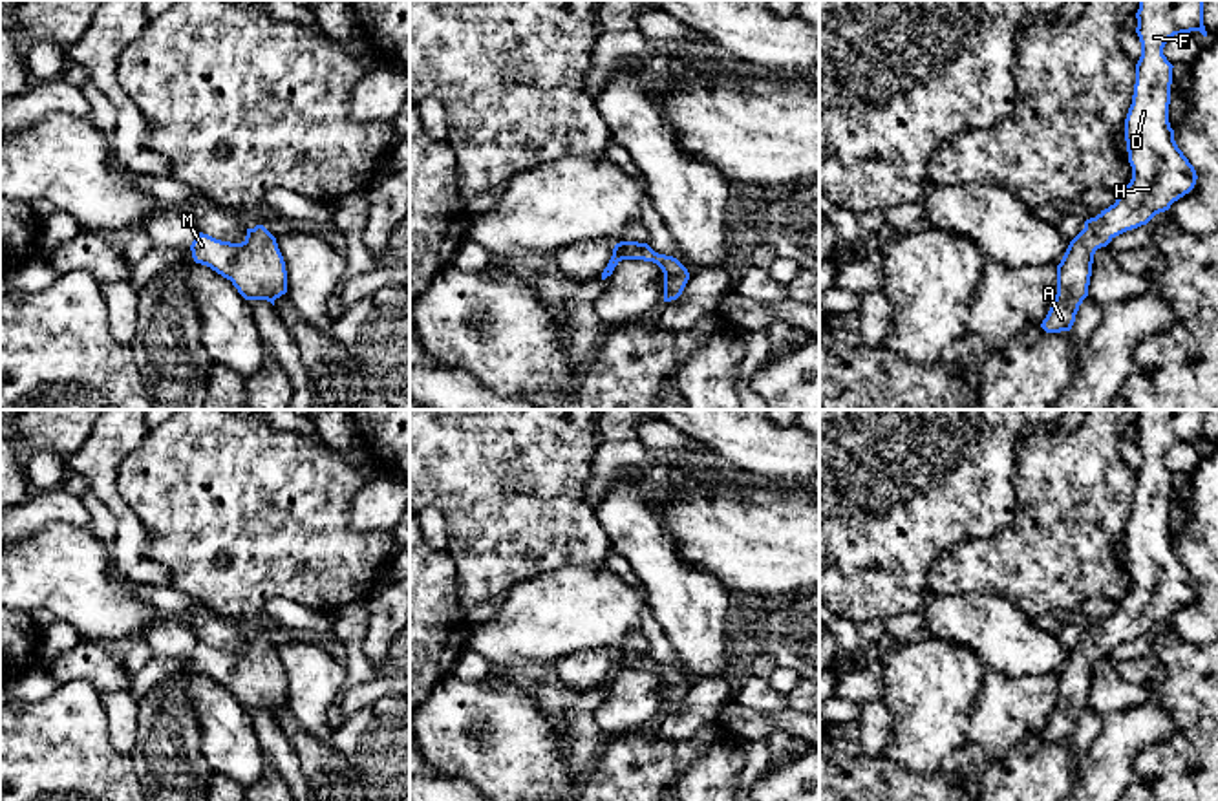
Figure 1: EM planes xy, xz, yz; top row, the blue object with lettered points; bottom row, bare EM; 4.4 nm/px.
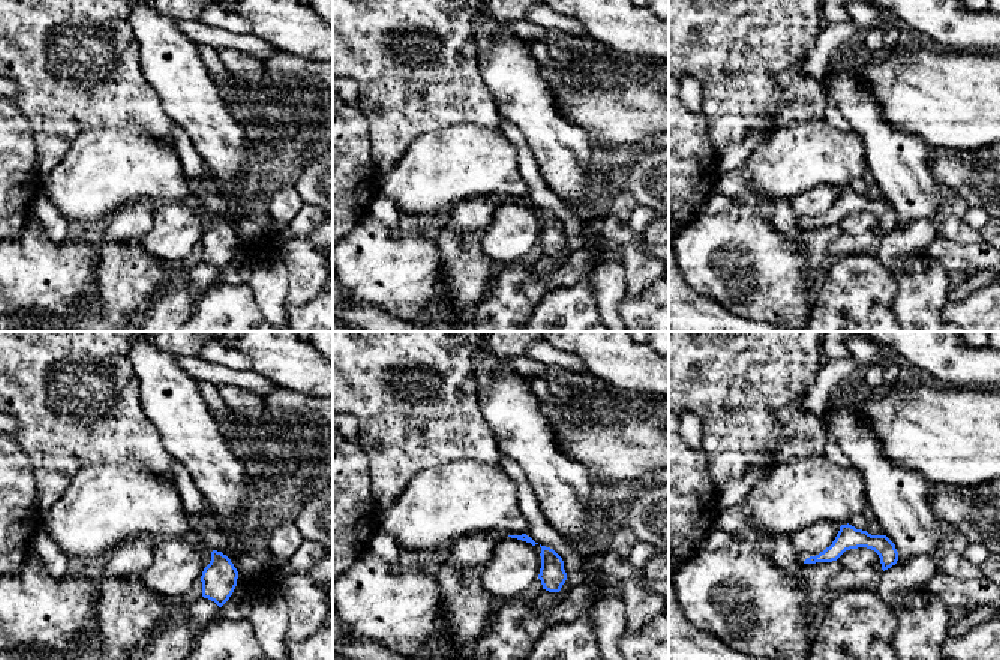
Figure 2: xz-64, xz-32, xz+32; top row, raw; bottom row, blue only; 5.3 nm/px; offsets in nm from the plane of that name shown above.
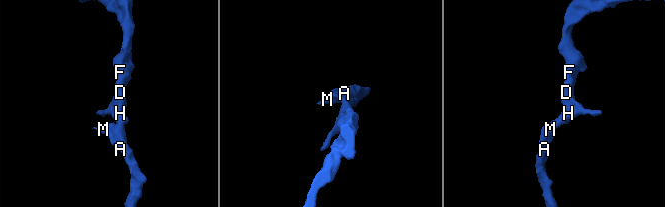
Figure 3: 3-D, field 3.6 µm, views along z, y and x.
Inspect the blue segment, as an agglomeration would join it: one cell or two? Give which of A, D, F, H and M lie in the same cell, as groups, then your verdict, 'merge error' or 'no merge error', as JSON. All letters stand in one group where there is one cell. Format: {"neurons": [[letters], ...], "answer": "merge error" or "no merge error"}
{"neurons": [["A", "D", "F", "H", "M"]], "answer": "no merge error"}

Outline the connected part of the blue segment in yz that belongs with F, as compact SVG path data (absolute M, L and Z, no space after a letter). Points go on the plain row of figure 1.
M1139 410L1136 422L1136 443L1141 452L1141 466L1136 474L1136 494L1132 514L1125 529L1125 550L1132 589L1121 600L1116 613L1101 620L1095 627L1084 631L1084 638L1070 651L1061 673L1057 675L1057 704L1042 730L1046 742L1070 741L1079 715L1088 706L1094 664L1106 657L1116 646L1147 635L1156 624L1170 618L1174 611L1189 603L1196 594L1196 580L1178 558L1174 539L1169 532L1172 474L1163 465L1169 448L1181 443L1200 441L1207 446L1203 435L1205 410Z

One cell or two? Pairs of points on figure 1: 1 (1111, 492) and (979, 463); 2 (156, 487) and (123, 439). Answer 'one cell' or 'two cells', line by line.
1: two cells
2: two cells

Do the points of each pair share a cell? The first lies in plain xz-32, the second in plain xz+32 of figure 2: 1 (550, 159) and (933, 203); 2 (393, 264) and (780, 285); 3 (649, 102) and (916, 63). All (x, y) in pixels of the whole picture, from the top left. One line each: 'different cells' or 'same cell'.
1: same cell
2: same cell
3: same cell

